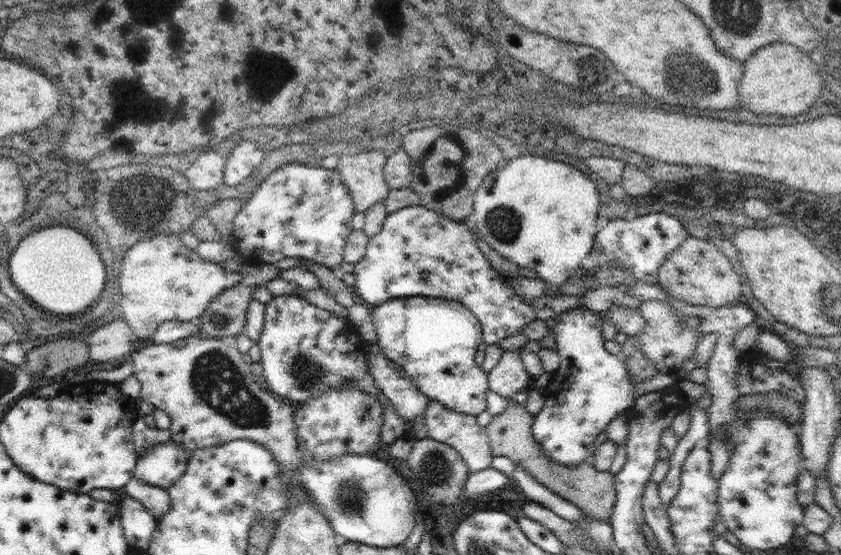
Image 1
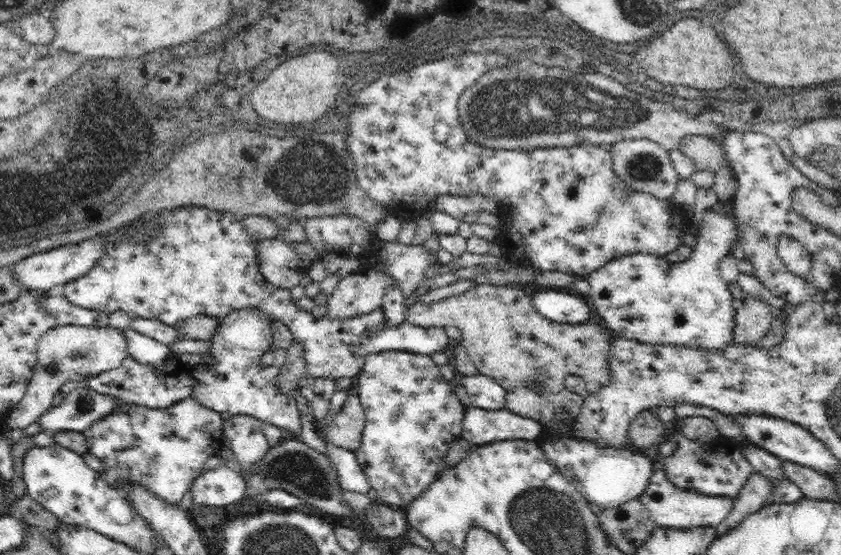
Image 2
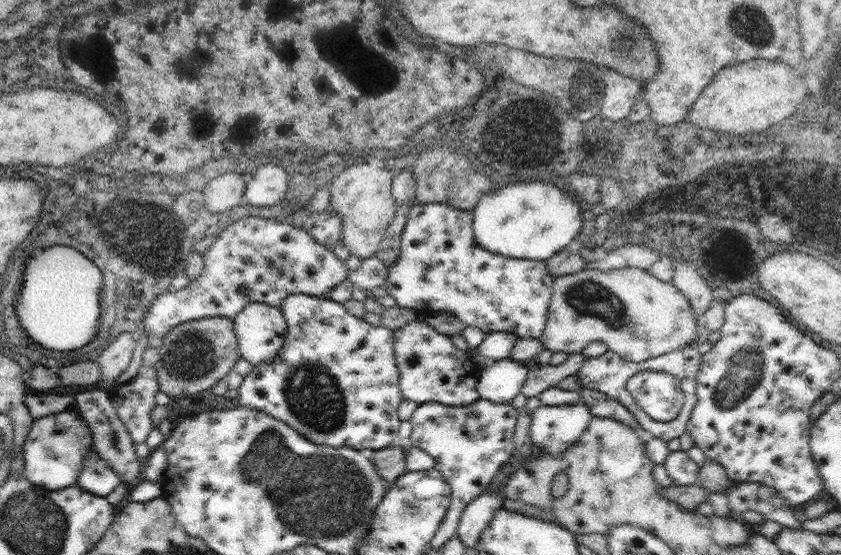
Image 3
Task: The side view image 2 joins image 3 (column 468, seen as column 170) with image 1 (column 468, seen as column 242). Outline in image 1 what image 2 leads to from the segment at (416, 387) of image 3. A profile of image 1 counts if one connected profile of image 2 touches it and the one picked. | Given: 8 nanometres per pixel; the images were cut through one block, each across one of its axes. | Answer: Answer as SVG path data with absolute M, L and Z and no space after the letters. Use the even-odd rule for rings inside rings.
M424 296L400 297L371 309L371 317L376 327L377 346L388 360L400 365L422 394L437 400L450 410L467 415L478 416L486 410L486 392L489 391L487 372L474 362L479 345L483 342L481 322L459 302L444 298Z

